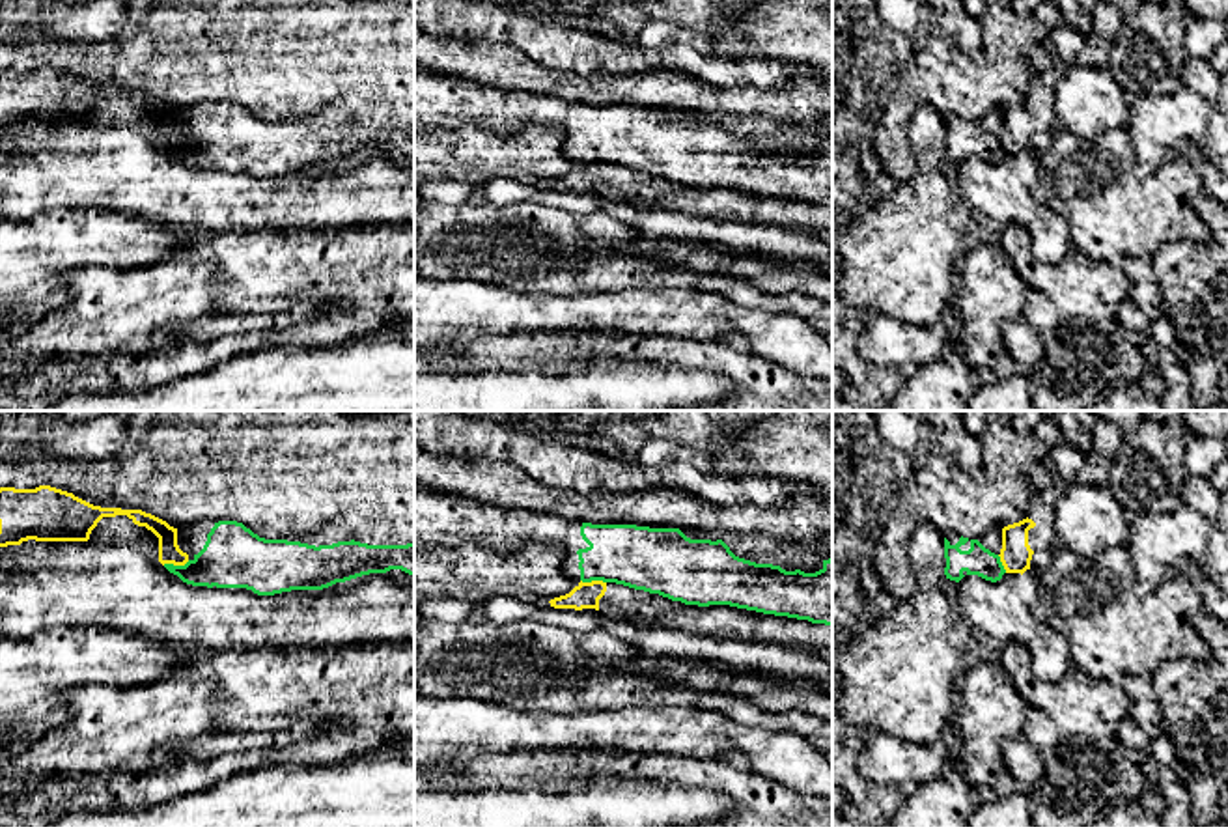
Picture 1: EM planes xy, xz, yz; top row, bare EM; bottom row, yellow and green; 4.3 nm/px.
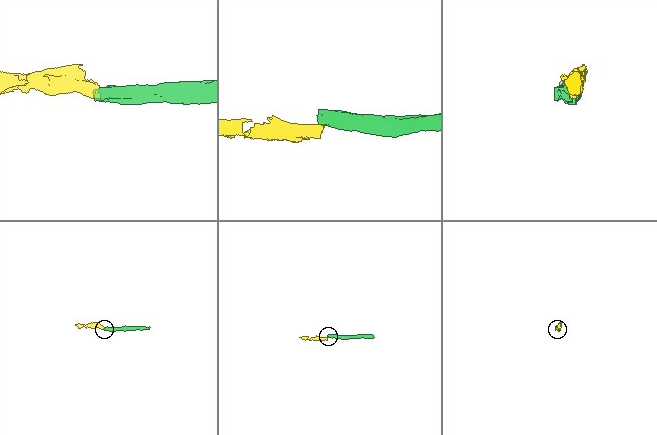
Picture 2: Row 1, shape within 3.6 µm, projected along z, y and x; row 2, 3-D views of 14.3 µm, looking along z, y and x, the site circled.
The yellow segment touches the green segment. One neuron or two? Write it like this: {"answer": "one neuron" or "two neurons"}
{"answer": "two neurons"}

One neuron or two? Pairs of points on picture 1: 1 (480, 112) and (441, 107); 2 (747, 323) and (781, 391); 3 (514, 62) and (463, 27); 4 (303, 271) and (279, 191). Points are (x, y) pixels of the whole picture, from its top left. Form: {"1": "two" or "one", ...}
{"1": "one", "2": "two", "3": "two", "4": "two"}

